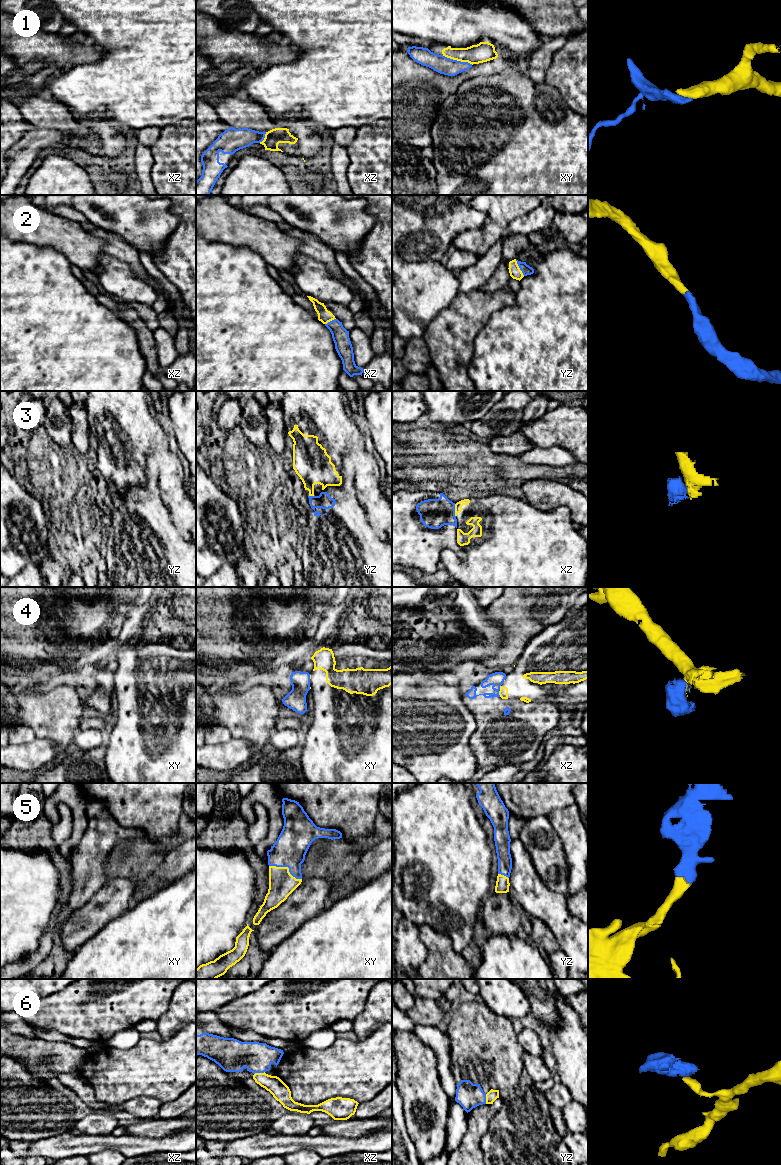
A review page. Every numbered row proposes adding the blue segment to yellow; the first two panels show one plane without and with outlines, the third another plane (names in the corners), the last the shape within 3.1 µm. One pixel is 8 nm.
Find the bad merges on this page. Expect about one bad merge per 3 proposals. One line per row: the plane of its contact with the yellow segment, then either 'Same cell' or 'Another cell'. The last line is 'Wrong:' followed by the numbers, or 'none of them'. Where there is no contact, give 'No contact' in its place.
1: Touches yellow in xy. Another cell
2: Touches yellow in yz. Same cell
3: Touches yellow in xz. Another cell
4: Touches yellow in xz. Another cell
5: Touches yellow in xy. Same cell
6: Touches yellow in xz. Another cell
Wrong: 1, 3, 4, 6

